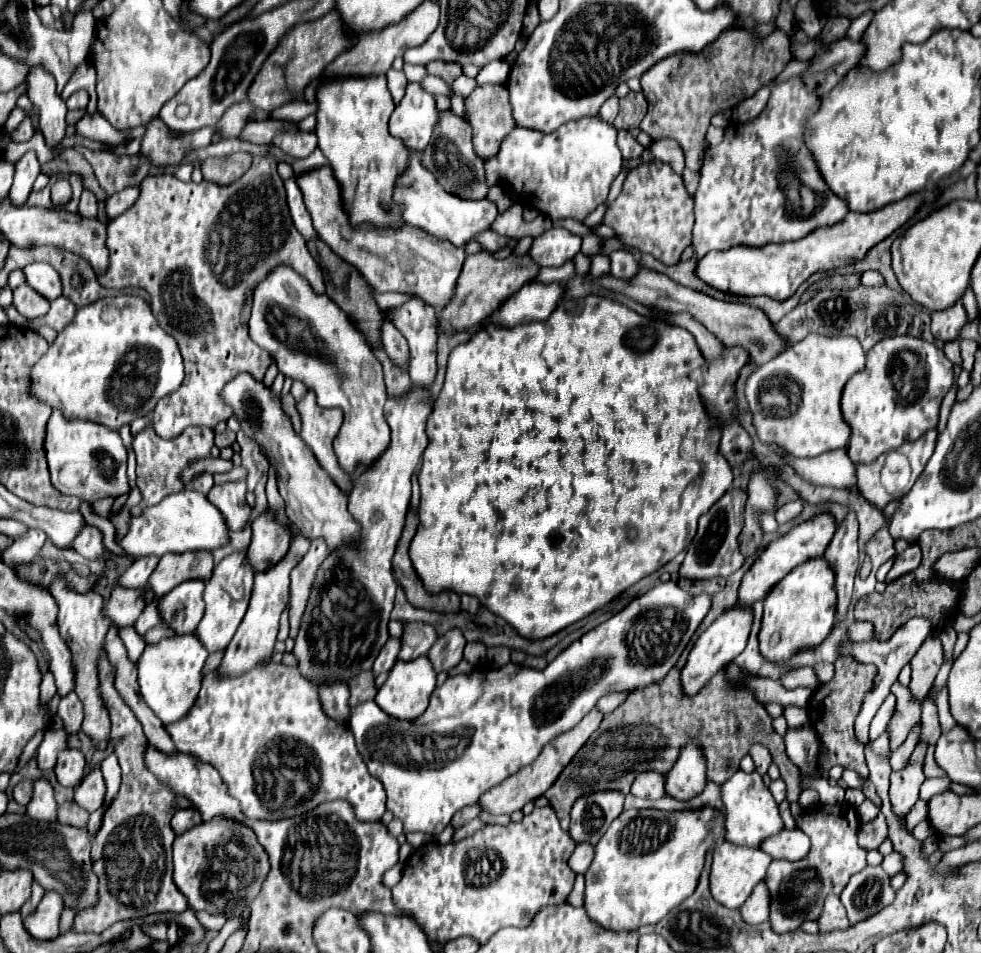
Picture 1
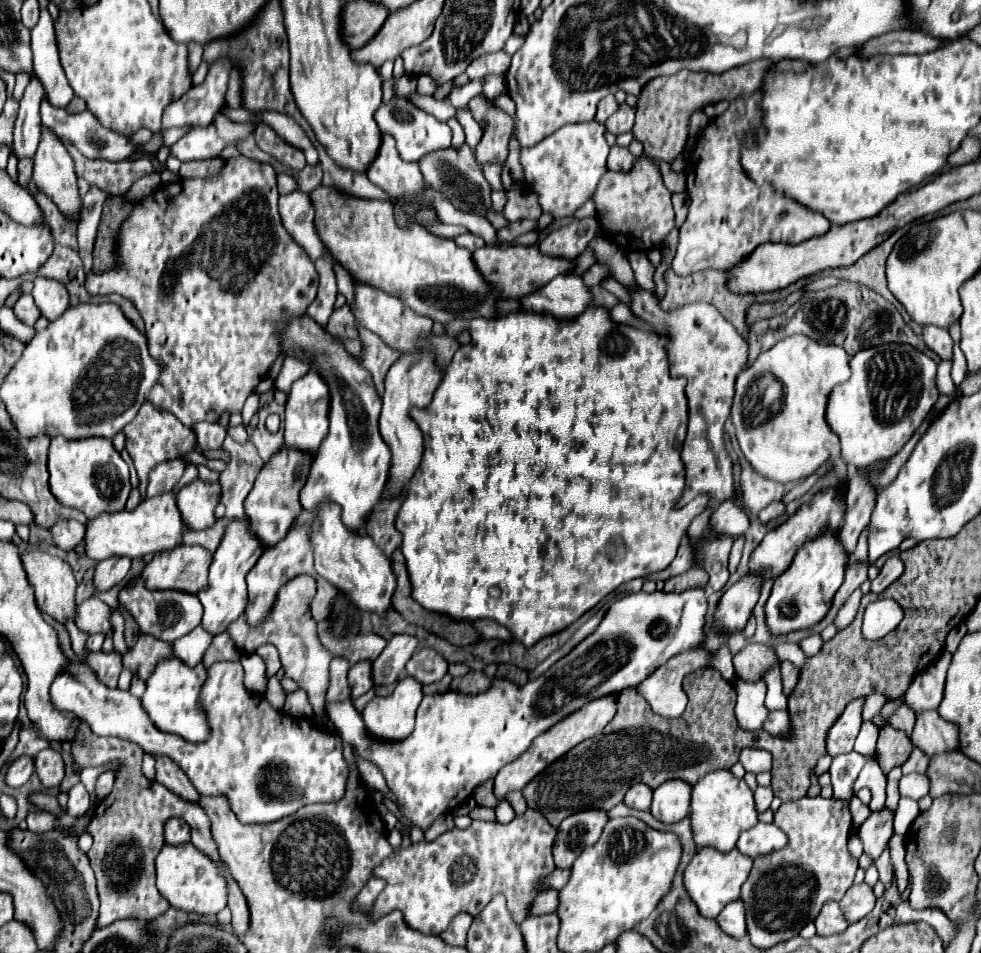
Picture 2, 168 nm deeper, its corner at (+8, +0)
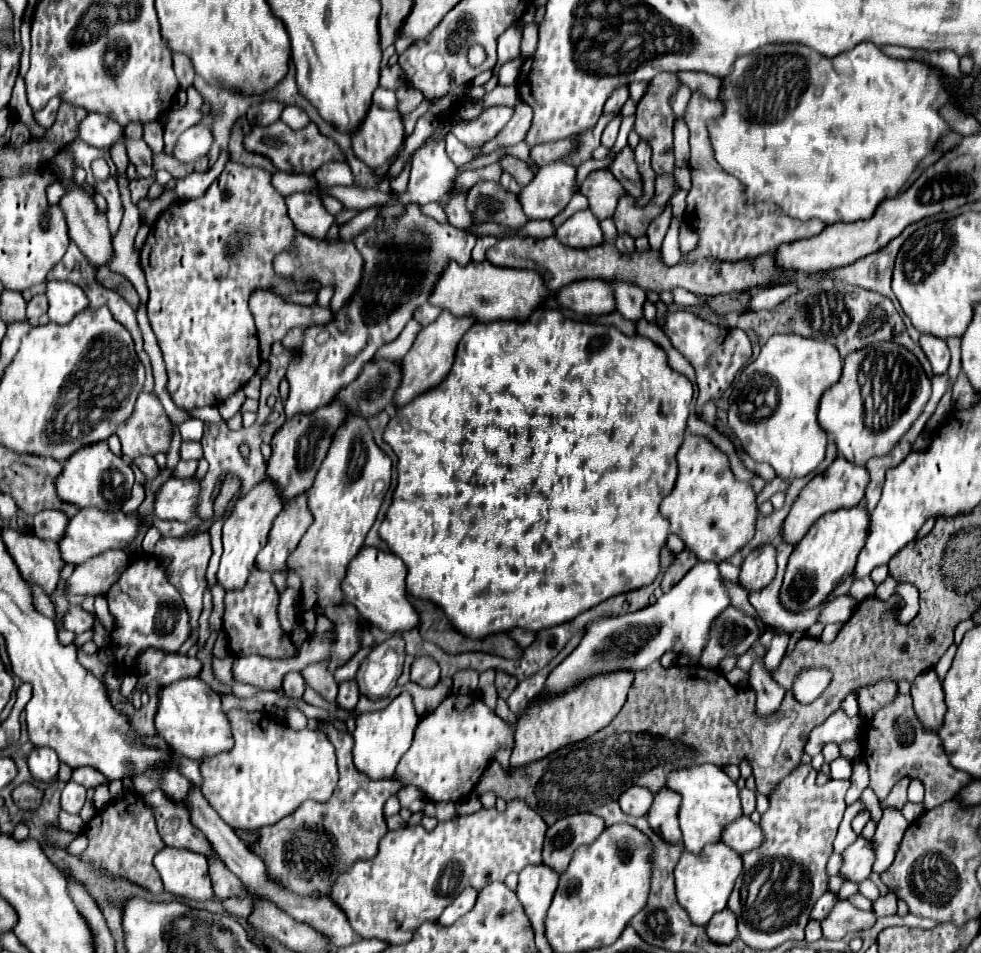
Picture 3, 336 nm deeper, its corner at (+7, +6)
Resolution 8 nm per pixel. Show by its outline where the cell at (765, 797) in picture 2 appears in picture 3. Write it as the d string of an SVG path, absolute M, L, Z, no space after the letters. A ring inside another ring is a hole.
M742 788L742 790L740 790L740 798L742 798L744 814L746 814L746 816L750 816L750 814L756 810L756 790Z

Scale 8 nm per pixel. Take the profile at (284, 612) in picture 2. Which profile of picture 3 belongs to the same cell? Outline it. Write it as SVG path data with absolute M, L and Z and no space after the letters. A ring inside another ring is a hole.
M252 570L246 586L242 590L226 592L224 598L224 632L228 634L228 644L234 656L262 654L270 658L290 658L298 652L298 646L292 642L292 634L284 632L278 620L280 592L276 590L270 574Z

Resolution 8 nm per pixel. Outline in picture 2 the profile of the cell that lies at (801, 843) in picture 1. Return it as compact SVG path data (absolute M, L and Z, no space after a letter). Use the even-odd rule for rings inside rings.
M755 824L751 830L743 832L735 844L735 848L749 856L749 858L755 858L755 856L761 856L761 854L769 854L769 852L775 852L779 848L783 848L787 844L787 836L783 830L775 828L775 824Z

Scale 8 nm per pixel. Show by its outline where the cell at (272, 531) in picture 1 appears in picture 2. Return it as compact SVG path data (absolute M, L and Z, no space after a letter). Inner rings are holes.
M281 446L279 452L269 462L263 464L253 490L245 500L245 512L251 520L251 530L261 538L265 546L277 544L289 532L295 518L299 516L301 512L299 492L307 482L311 464L313 464L313 456L309 452L289 448L289 446Z

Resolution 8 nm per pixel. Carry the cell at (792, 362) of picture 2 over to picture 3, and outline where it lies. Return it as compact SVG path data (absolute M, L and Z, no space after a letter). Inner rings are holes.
M776 334L762 346L760 356L742 370L740 382L738 382L740 388L734 388L732 396L730 396L728 426L740 438L744 452L754 462L768 462L780 478L806 476L808 472L816 470L816 466L826 456L828 436L820 428L818 418L816 418L818 402L820 402L820 396L824 394L824 390L834 386L840 380L840 376L842 376L842 358L840 358L840 352L836 350L836 346L828 346L828 342L812 342L812 338L800 338L800 334ZM758 372L764 372L768 376L764 380L772 380L772 384L776 388L776 400L770 400L768 392L758 394L762 388L768 388L768 386L760 386Z

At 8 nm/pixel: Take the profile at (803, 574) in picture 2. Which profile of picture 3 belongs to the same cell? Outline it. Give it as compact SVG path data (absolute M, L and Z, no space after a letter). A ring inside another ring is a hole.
M864 506L842 508L824 514L820 520L814 522L814 526L806 532L806 536L794 546L794 552L790 554L780 588L780 604L784 606L784 610L796 614L820 606L836 588L836 584L852 574L856 558L868 534L868 524L870 518Z

